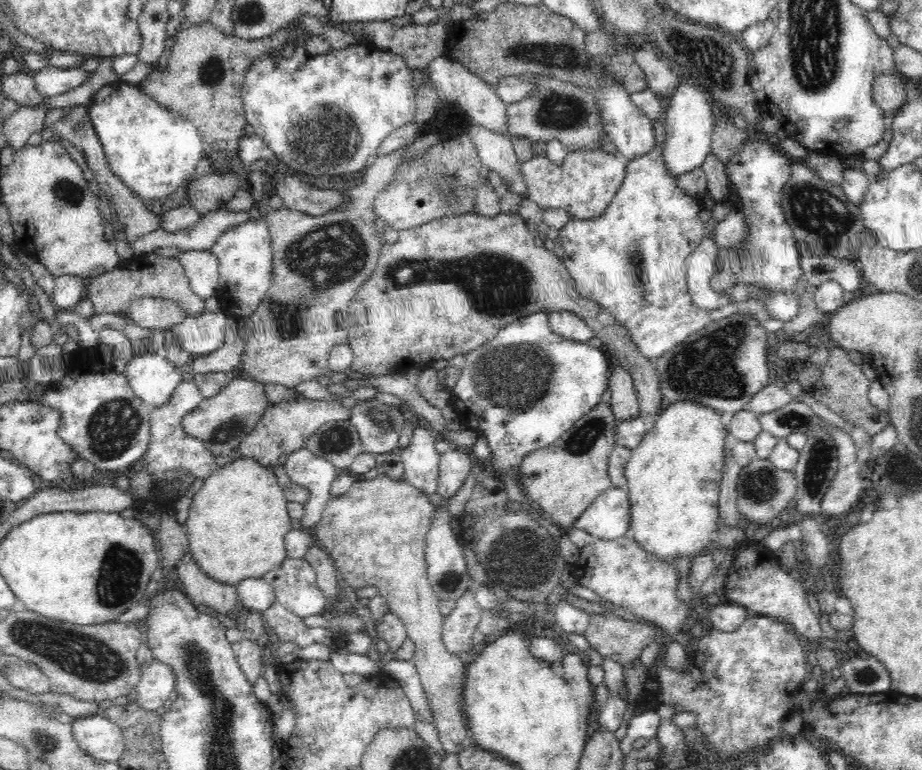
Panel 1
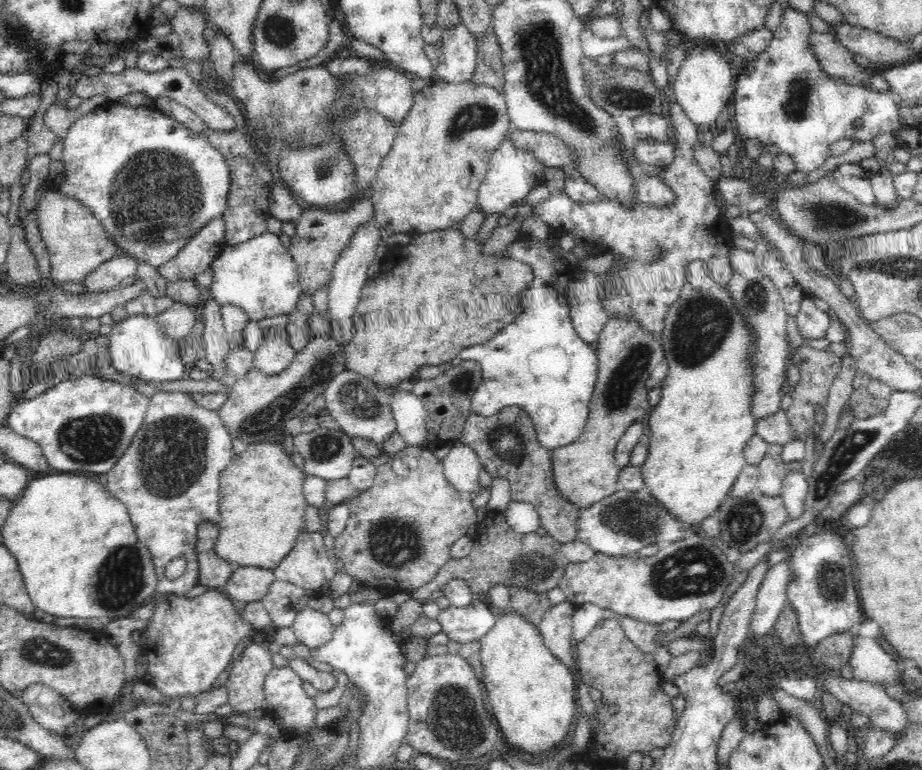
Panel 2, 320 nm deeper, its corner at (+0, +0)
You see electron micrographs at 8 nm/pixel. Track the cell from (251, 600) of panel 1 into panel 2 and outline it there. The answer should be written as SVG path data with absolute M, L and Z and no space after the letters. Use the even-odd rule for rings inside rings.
M251 566L240 567L220 592L226 594L238 606L261 601L268 592L270 583L275 580L273 570Z

